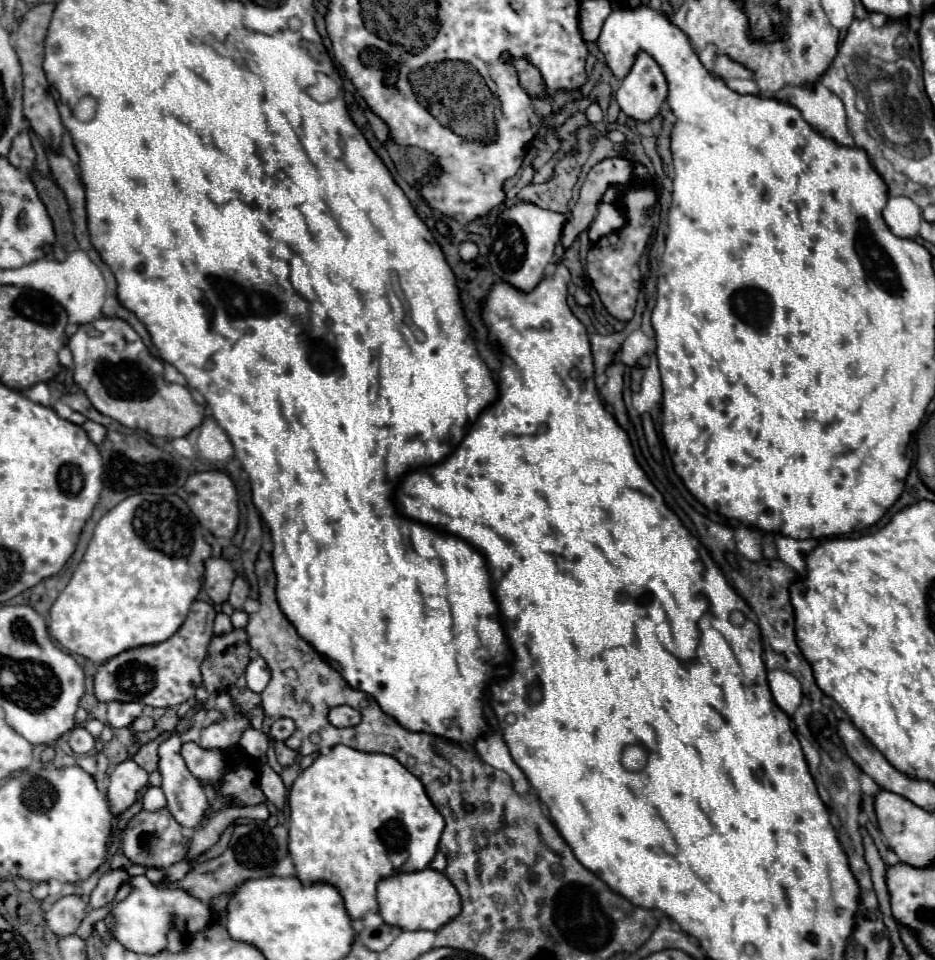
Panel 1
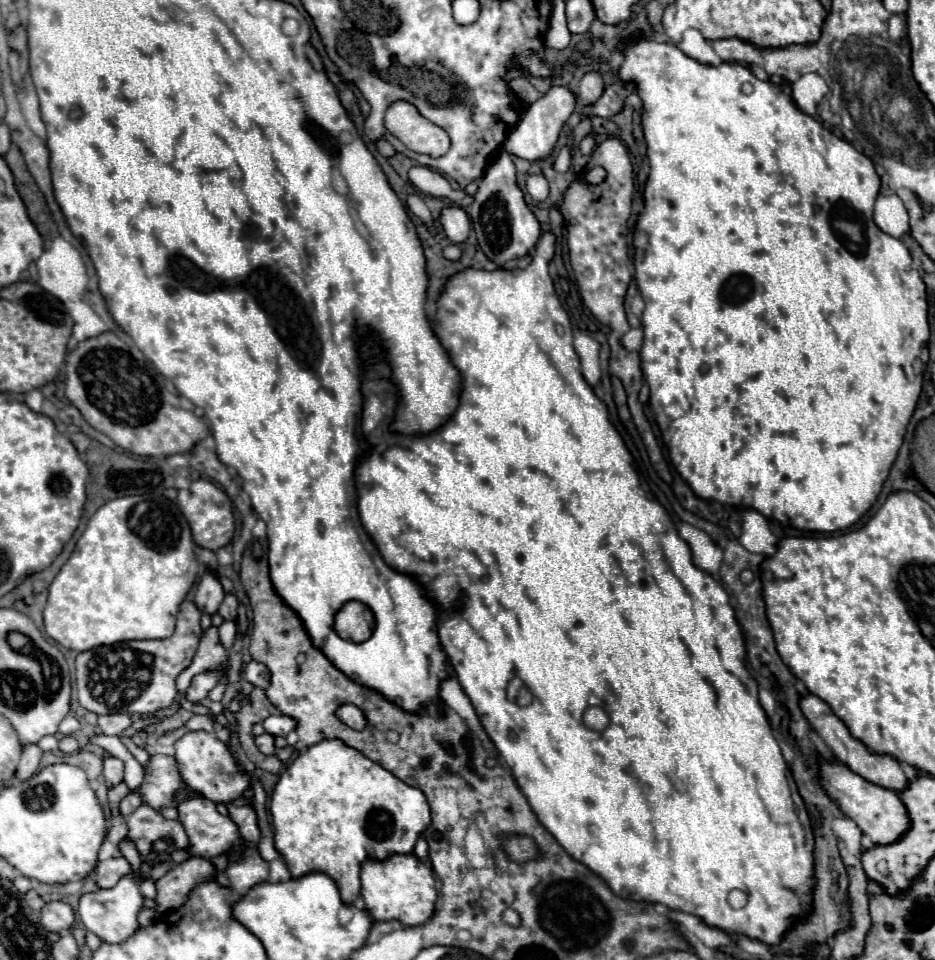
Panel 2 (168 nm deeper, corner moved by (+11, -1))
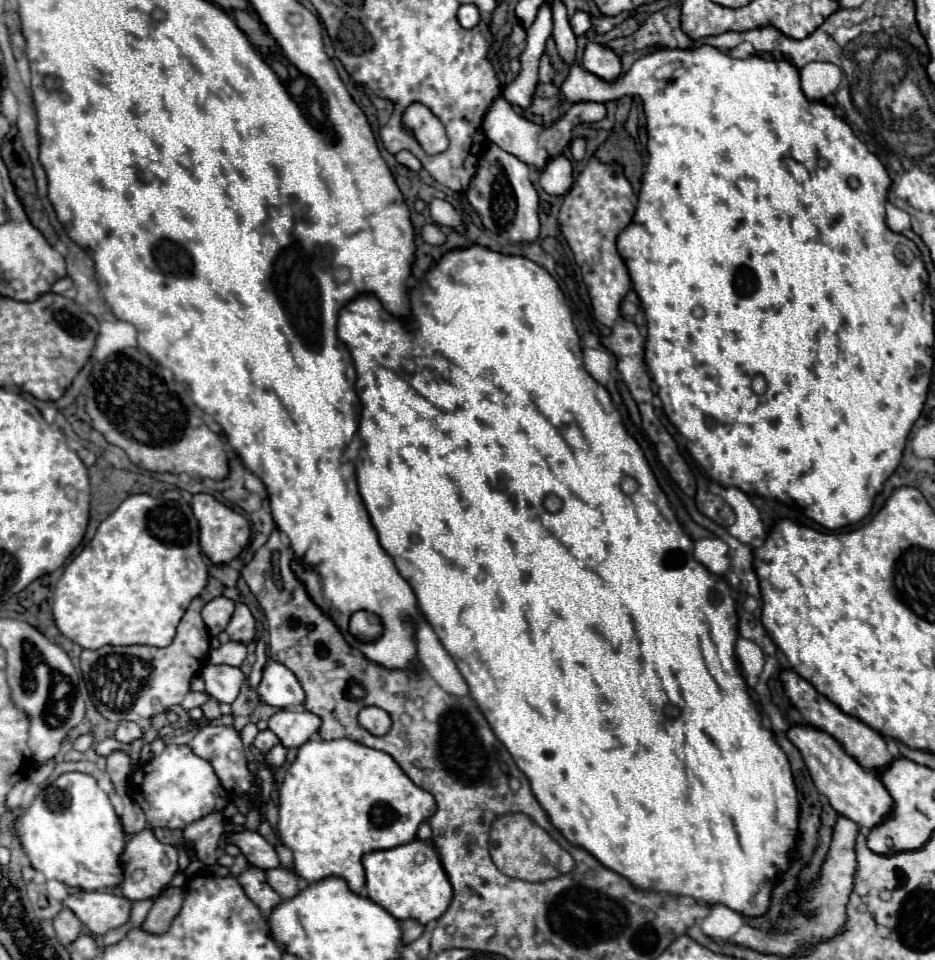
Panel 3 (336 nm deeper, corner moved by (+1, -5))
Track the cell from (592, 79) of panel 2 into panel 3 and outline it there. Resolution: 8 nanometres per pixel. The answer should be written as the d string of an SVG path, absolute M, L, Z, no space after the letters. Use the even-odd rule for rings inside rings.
M600 44L586 46L582 66L604 82L614 82L620 76L620 58Z

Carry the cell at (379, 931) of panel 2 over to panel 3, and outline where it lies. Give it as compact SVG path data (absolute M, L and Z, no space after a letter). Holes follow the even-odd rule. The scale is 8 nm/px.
M404 920L404 922L400 922L400 928L402 928L402 942L404 944L414 942L424 932L424 926L418 924L416 920Z

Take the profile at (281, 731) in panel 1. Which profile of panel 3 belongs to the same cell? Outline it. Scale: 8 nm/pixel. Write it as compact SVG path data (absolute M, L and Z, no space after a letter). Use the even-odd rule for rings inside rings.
M280 710L268 720L268 728L280 738L286 748L300 748L320 728L320 718L312 712Z

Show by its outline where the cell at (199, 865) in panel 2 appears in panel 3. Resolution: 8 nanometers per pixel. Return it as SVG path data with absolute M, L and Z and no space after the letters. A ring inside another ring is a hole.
M166 888L166 892L162 892L162 896L154 900L154 906L150 908L142 926L154 934L166 932L170 928L172 920L182 910L184 898L186 898L184 888Z

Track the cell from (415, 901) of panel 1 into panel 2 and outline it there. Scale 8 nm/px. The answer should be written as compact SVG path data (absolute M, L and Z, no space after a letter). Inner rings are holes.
M390 854L384 860L364 860L360 894L374 920L400 920L404 926L422 926L434 914L438 900L432 866L416 854Z

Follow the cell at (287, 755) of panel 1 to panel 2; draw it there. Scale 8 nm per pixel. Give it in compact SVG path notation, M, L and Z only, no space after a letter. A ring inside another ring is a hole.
M264 732L262 736L256 736L254 742L256 742L256 746L258 746L258 750L260 750L262 754L266 754L266 756L274 756L276 748L274 748L274 736L272 736L272 734Z

